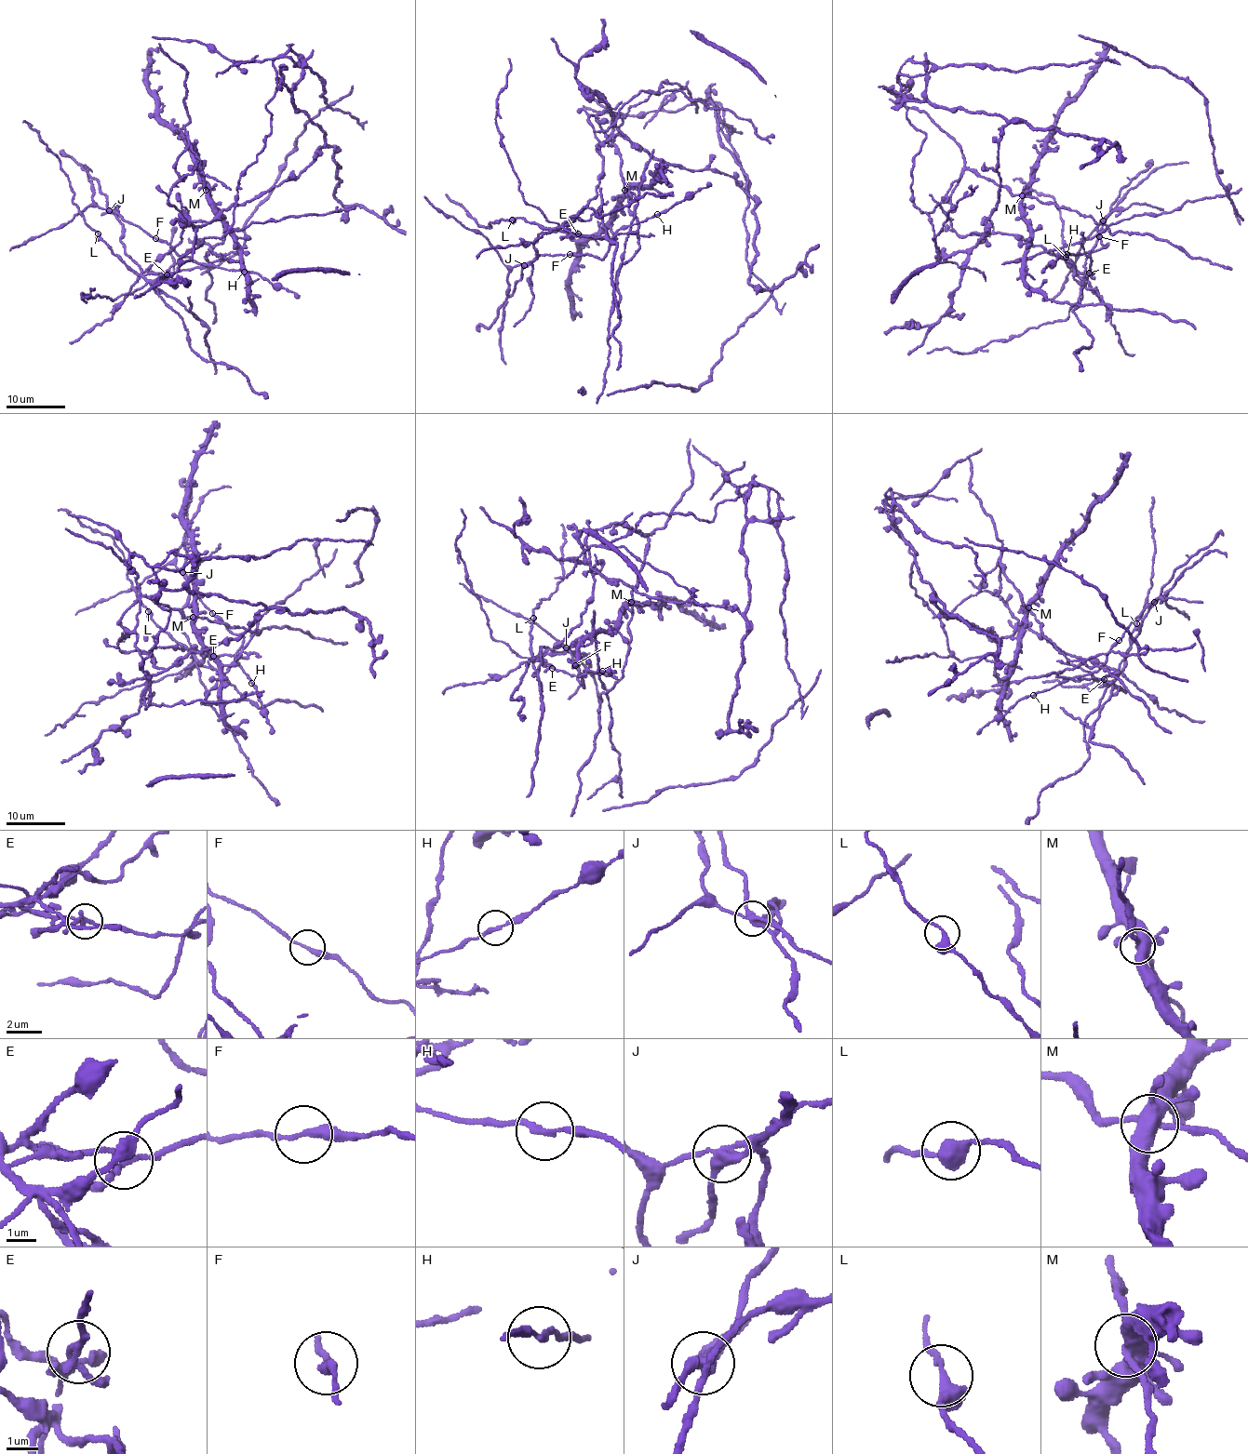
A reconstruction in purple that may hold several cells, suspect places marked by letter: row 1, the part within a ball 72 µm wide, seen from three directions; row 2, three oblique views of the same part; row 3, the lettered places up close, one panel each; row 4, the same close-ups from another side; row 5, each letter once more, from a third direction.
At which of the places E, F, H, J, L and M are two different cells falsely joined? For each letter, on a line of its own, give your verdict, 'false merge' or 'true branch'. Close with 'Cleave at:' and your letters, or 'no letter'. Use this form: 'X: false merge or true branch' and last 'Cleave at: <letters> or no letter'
E: false merge
F: true branch
H: true branch
J: false merge
L: true branch
M: false merge
Cleave at: E, J, M

